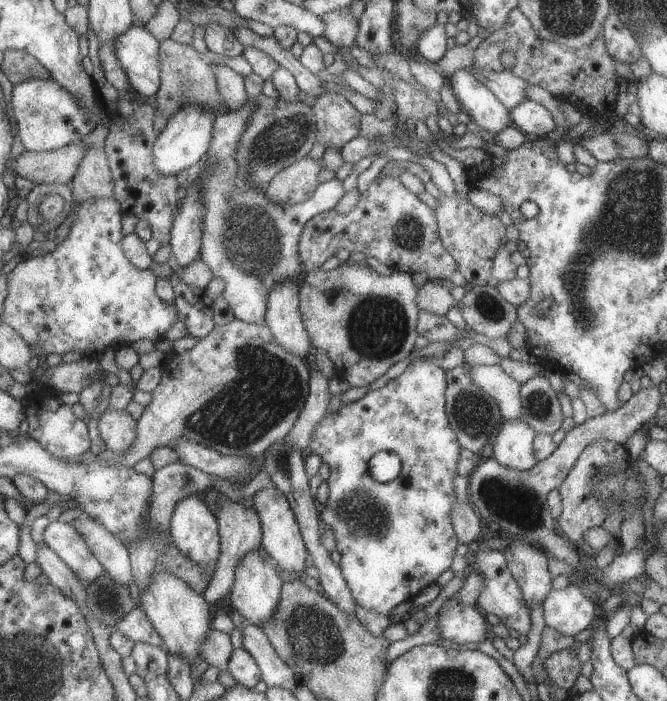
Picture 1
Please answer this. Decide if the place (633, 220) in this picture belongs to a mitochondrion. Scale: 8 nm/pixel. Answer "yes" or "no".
yes

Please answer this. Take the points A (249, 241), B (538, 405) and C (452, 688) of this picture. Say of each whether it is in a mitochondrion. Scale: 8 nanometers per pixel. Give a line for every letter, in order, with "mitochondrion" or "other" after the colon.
A: mitochondrion
B: mitochondrion
C: mitochondrion

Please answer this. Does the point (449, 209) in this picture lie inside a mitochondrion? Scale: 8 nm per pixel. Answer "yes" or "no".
yes

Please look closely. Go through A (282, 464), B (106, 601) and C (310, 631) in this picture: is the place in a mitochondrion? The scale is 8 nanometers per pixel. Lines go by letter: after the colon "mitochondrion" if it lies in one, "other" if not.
A: mitochondrion
B: mitochondrion
C: mitochondrion

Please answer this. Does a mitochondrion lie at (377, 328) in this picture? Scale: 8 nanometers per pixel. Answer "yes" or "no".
yes

